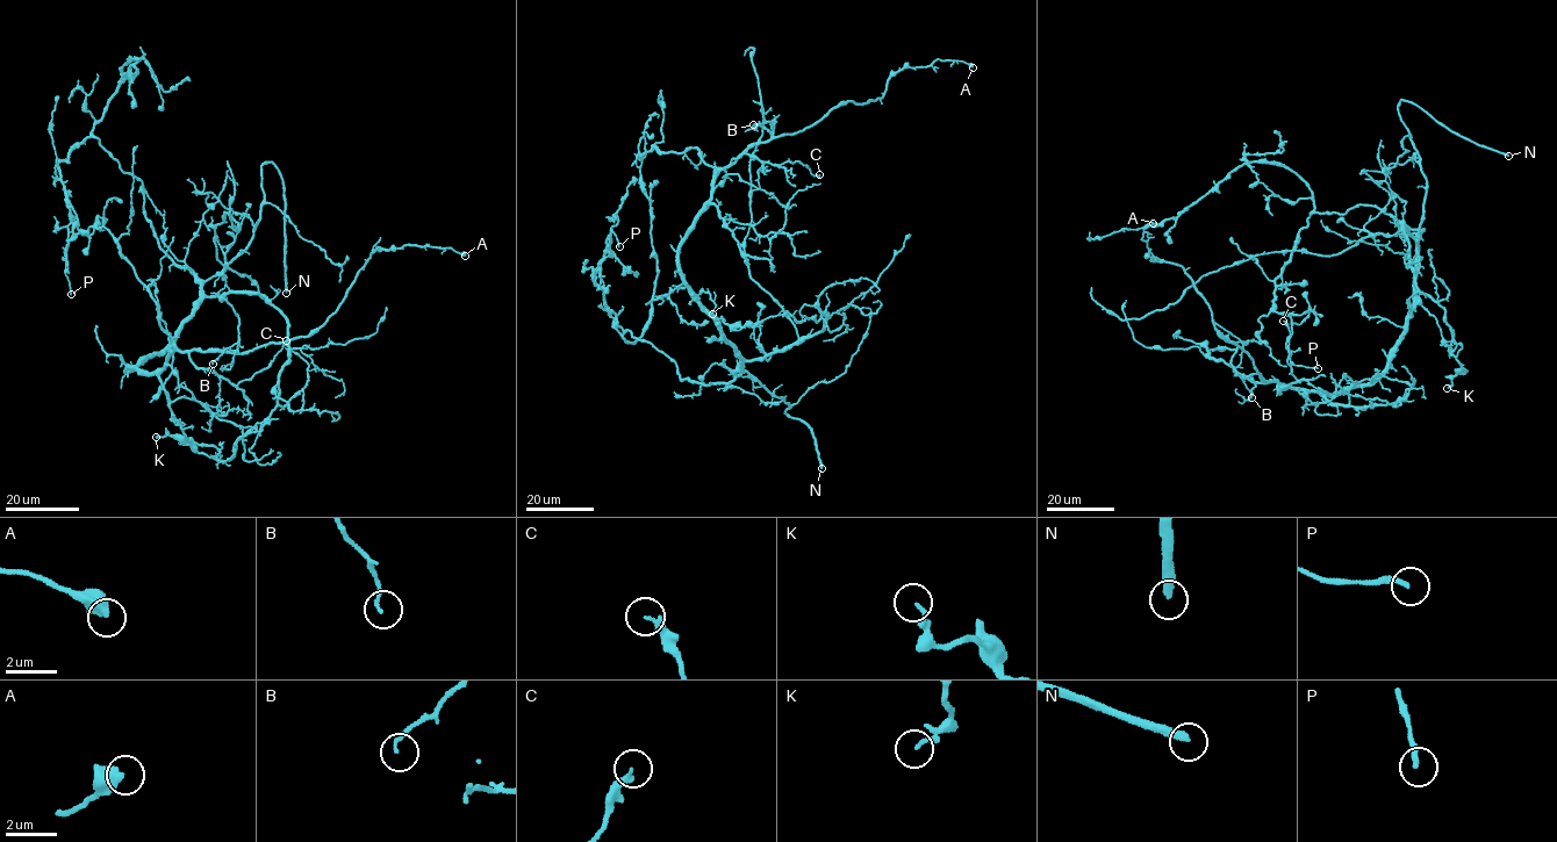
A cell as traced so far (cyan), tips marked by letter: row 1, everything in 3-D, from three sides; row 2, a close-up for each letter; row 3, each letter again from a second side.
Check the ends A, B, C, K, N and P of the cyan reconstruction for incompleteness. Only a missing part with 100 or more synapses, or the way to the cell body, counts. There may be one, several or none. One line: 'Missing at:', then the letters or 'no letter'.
Missing at: N

